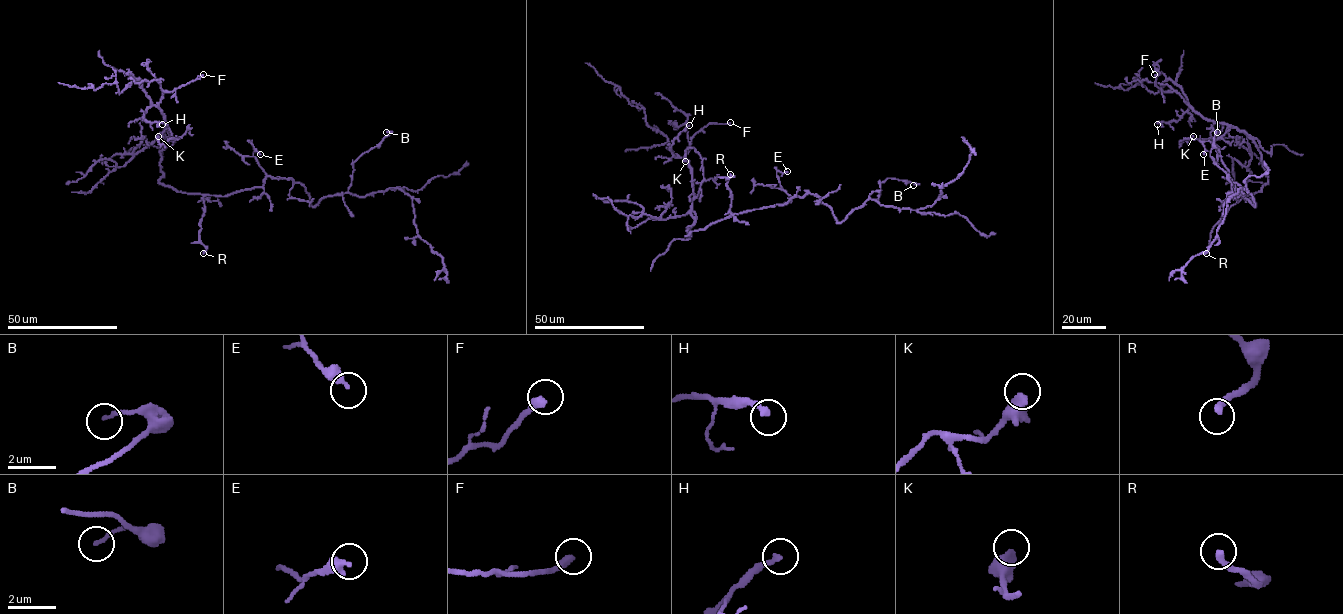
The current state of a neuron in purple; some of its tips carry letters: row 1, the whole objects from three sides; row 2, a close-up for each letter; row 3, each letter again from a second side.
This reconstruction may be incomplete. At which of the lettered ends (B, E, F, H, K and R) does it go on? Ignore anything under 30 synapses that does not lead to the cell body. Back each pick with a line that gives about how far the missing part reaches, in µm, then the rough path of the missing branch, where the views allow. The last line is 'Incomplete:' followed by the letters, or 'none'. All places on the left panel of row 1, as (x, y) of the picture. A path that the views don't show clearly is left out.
R: 45 µm | (203, 253), (197, 262), (207, 278), (208, 293), (195, 298), (171, 297)
Incomplete: R

